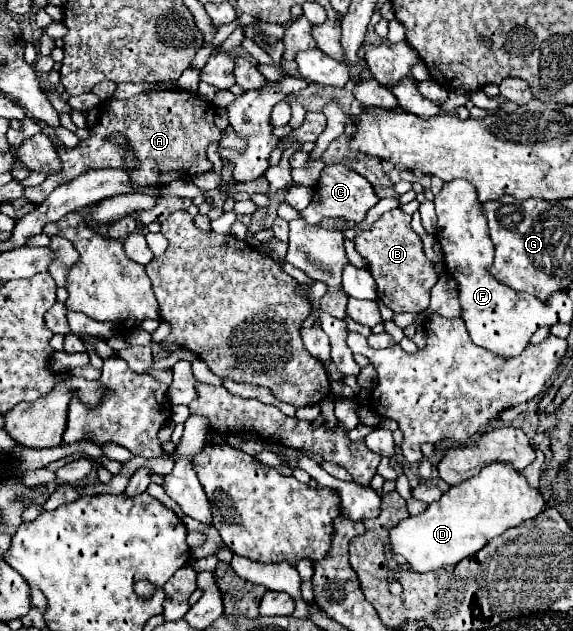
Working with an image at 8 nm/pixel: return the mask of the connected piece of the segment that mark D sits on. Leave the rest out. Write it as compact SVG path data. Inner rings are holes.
M490 464L480 470L478 476L472 476L448 492L440 500L428 504L428 508L418 516L408 516L394 528L390 528L388 544L384 546L388 562L388 586L393 595L400 595L402 586L394 576L400 572L396 556L402 556L408 562L412 572L430 572L444 566L456 566L464 558L470 558L482 550L492 538L504 534L508 528L520 526L524 520L538 516L546 508L544 496L534 490L526 478L516 472L510 464Z

